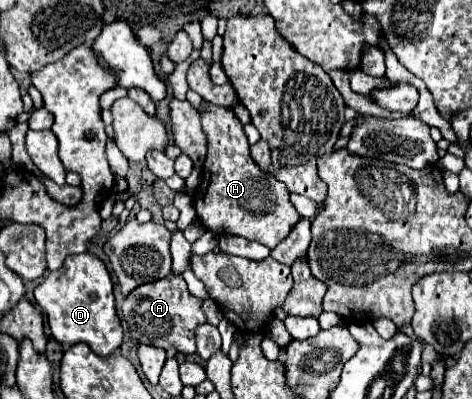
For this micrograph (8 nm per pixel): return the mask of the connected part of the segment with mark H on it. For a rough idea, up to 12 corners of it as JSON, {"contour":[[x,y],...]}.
{"contour":[[202,101],[196,215],[274,249],[300,219],[250,159],[230,107]]}

